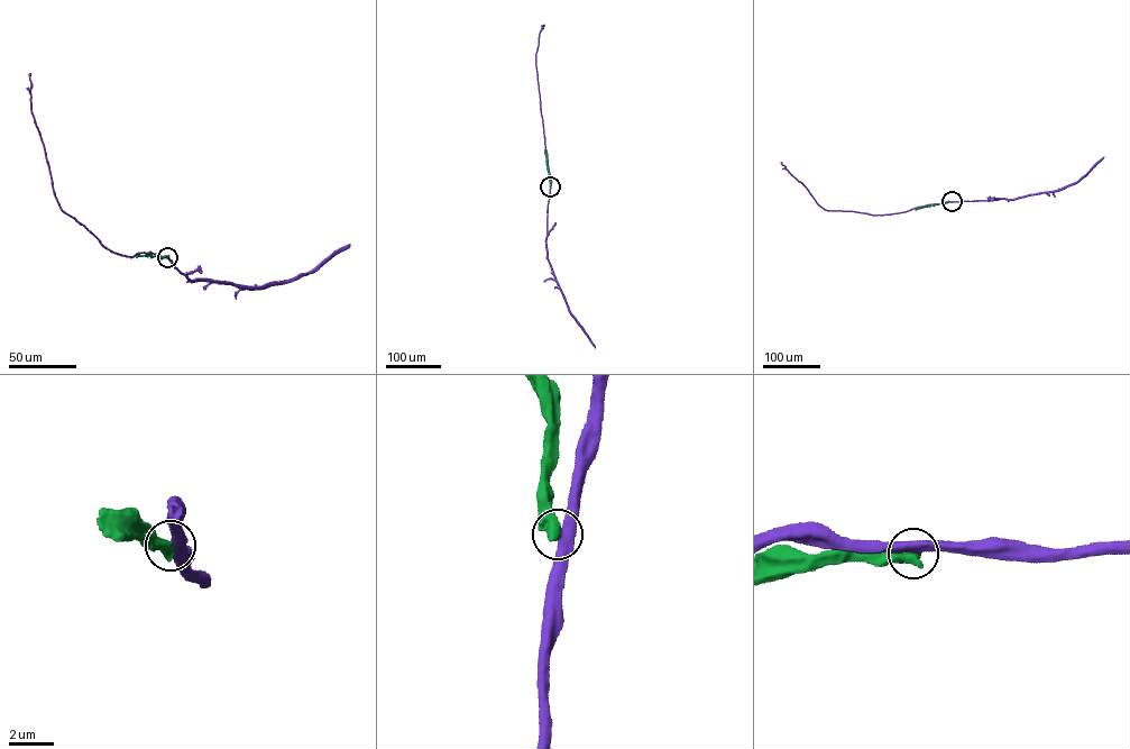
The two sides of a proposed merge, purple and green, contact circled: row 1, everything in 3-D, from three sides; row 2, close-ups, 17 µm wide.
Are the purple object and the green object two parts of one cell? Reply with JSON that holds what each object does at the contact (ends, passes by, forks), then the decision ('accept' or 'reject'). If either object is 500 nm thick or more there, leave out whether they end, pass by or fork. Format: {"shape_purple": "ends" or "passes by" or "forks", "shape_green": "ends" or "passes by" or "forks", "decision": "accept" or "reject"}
{"decision": "reject"}

